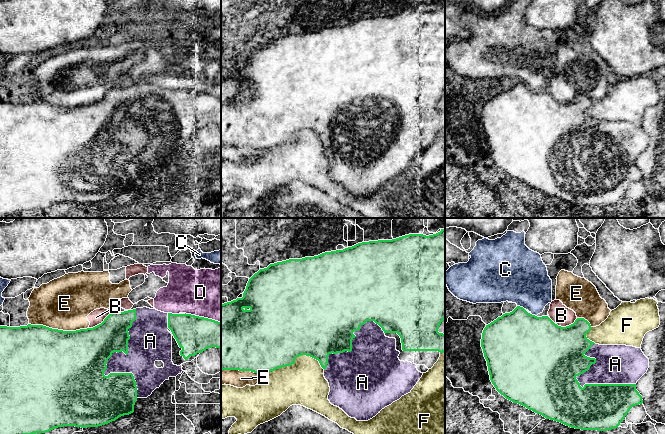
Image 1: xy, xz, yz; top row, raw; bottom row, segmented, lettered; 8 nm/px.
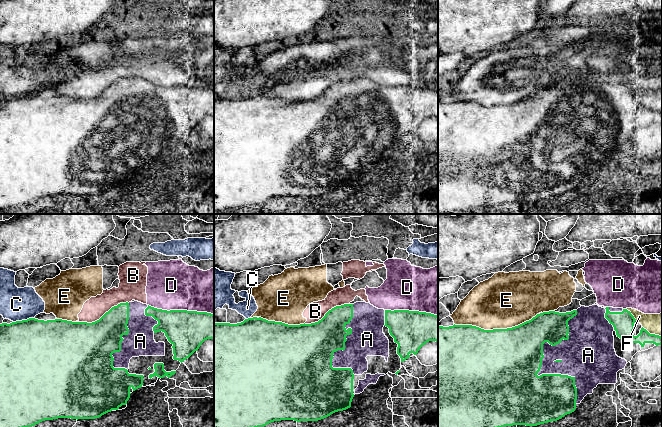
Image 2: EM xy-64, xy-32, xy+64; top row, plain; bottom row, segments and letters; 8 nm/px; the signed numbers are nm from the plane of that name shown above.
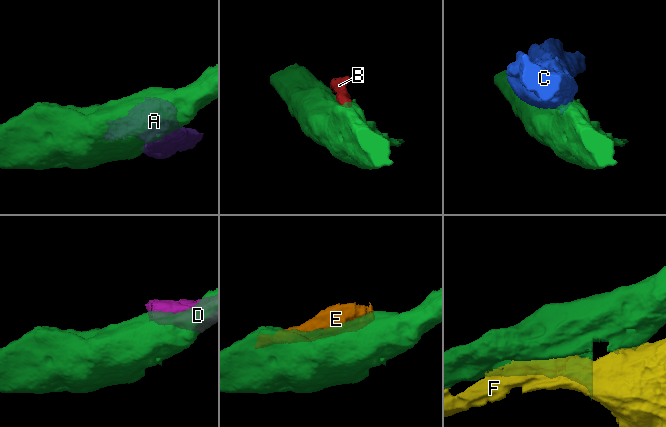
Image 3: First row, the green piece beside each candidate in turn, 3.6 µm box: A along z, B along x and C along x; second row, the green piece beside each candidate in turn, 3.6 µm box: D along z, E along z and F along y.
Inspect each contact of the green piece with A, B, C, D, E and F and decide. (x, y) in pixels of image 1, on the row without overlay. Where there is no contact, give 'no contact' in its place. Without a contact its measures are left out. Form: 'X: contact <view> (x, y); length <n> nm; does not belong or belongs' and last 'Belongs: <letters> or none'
A: contact xy (111, 131); length 650 nm; belongs
B: contact yz (563, 103); length 240 nm; does not belong
C: contact yz (521, 83); length 70 nm; does not belong
D: contact xy (203, 93); length 300 nm; does not belong
E: contact xy (57, 105); length 480 nm; does not belong
F: contact xz (293, 139); length 500 nm; does not belong
Belongs: A

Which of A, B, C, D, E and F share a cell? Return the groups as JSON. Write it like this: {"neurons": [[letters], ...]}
{"neurons": [["A"], ["B", "D", "E"], ["C"], ["F"]]}

